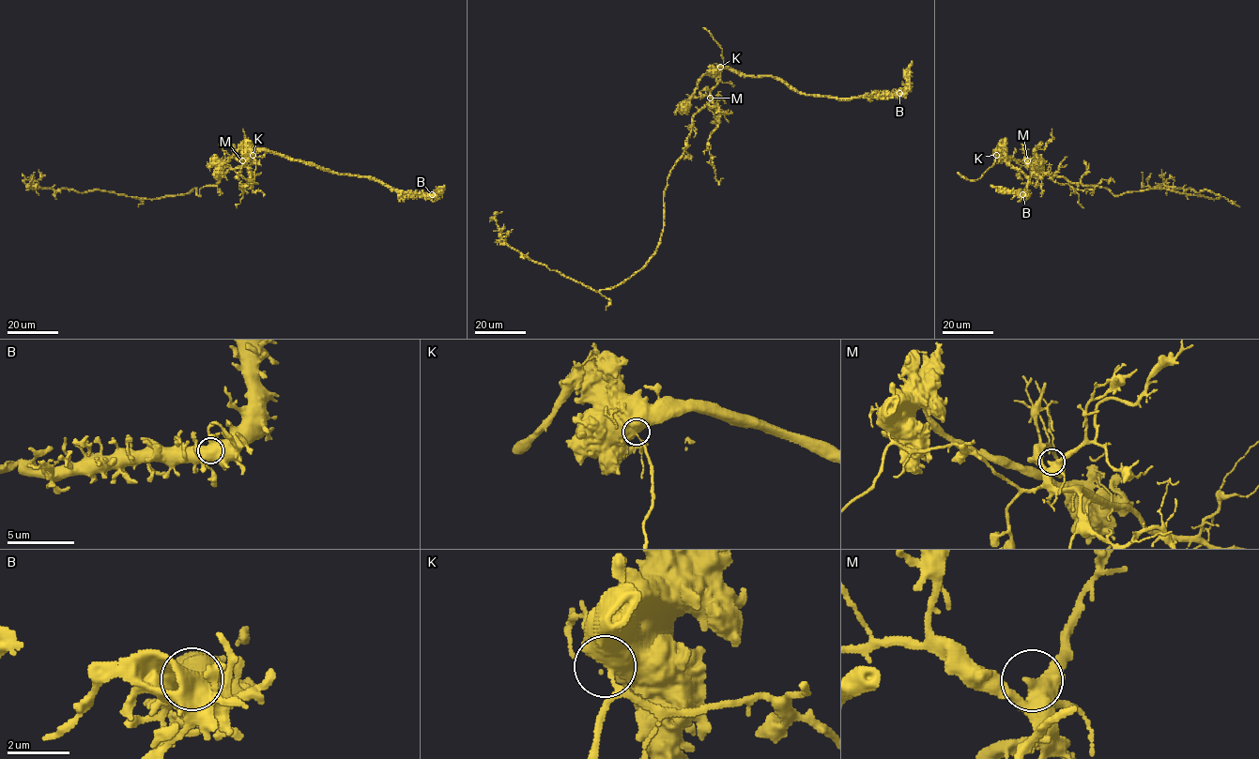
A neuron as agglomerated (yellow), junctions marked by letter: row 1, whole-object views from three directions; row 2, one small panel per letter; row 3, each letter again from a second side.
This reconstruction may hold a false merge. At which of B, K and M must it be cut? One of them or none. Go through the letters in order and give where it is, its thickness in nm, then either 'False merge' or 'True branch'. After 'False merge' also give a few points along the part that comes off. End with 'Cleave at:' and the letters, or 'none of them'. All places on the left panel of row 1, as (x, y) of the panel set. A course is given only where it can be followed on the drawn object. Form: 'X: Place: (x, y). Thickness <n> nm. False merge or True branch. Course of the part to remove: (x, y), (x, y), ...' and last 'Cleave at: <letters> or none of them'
B: Place: (432, 194). Thickness 800 nm. True branch
K: Place: (253, 155). Thickness 600 nm. False merge. Course of the part to remove: (253, 155), (215, 185), (205, 186), (198, 195), (194, 189), (151, 199), (28, 187), (35, 173)
M: Place: (242, 160). Thickness 480 nm. True branch
Cleave at: K

